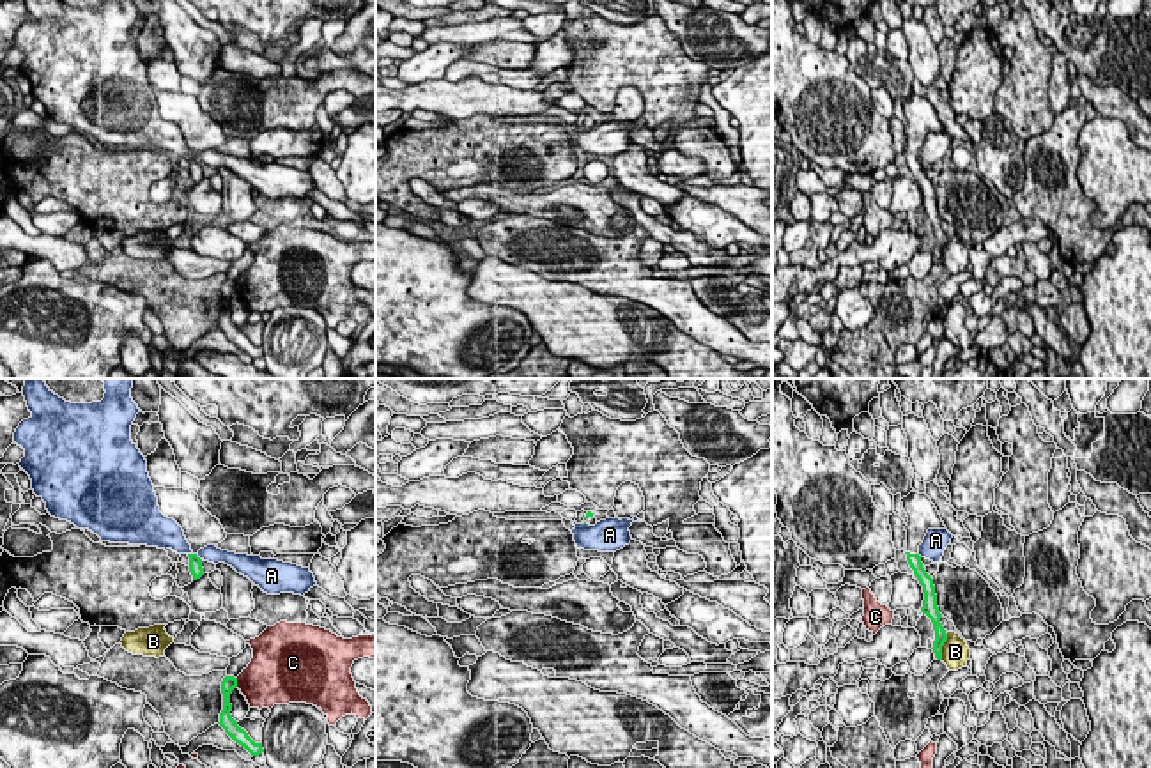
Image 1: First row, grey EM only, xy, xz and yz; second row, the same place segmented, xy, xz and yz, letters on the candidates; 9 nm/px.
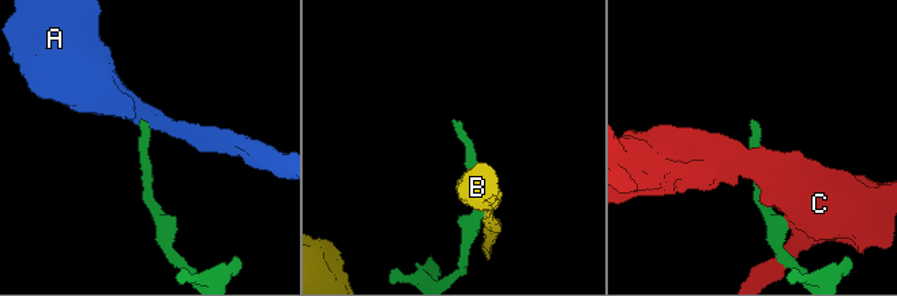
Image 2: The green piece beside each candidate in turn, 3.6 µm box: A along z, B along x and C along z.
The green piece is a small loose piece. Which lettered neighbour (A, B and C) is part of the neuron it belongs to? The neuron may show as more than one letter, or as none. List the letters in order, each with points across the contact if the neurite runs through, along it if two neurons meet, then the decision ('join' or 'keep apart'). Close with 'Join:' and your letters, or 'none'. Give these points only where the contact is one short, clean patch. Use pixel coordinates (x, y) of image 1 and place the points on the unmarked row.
A: border along xy (195, 158), (200, 163); keep apart
B: keep apart
C: keep apart
Join: none

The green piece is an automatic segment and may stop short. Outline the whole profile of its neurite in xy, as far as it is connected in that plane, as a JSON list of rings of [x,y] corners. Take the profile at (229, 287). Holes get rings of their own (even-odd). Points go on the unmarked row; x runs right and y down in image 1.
[[[225,280],[221,285],[221,297],[223,297],[223,313],[220,317],[220,329],[225,333],[225,336],[241,350],[244,350],[251,359],[259,359],[264,356],[262,347],[255,347],[244,333],[237,329],[237,326],[232,322],[232,308],[230,308],[230,297],[237,290],[237,281]]]

